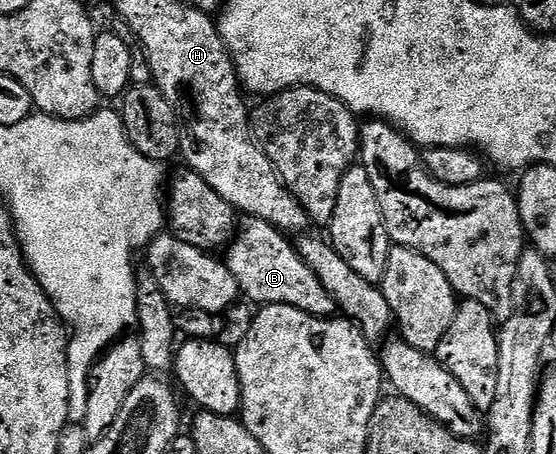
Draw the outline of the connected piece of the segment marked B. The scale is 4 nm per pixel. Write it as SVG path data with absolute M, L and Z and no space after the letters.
M247 218L245 222L246 228L233 236L224 251L224 262L232 277L236 277L239 292L254 305L279 303L292 305L310 315L333 316L336 308L328 289L324 289L320 277L308 269L297 246L289 243L286 240L289 238L268 221Z

